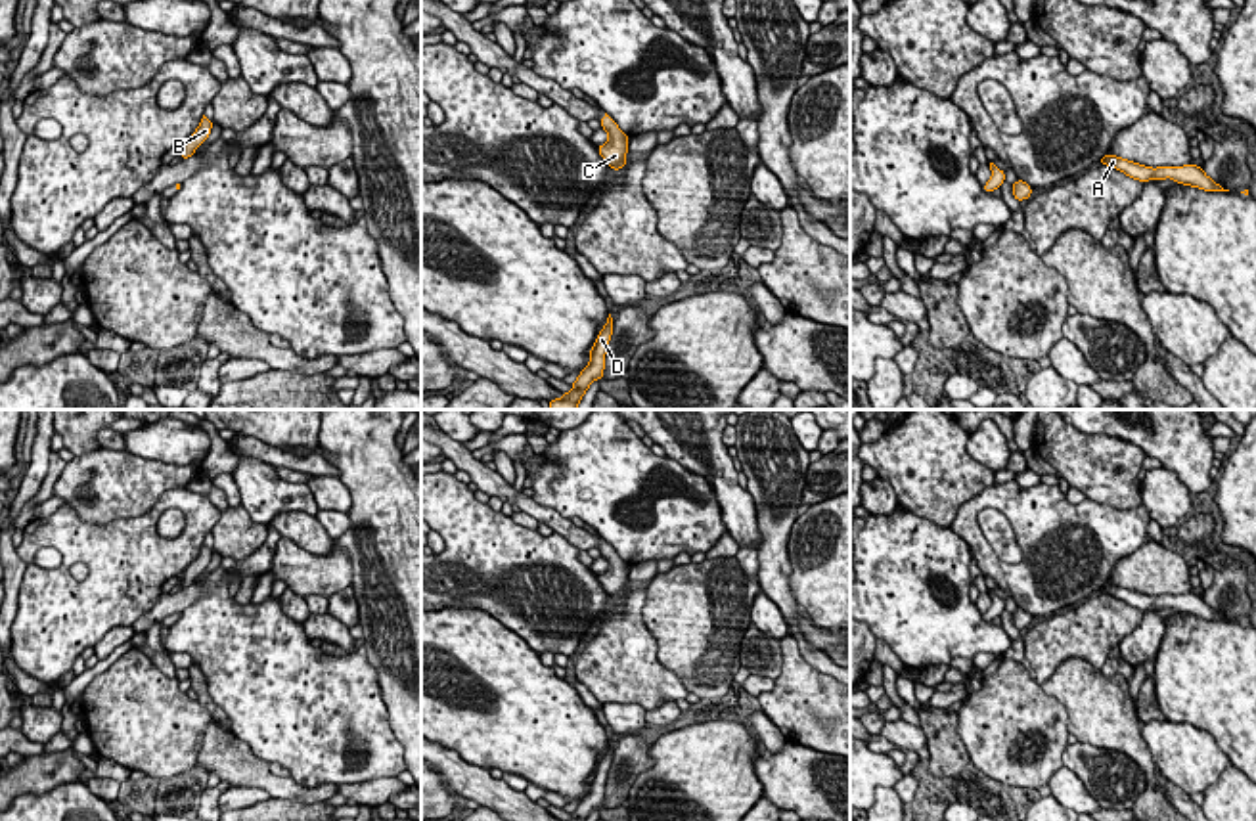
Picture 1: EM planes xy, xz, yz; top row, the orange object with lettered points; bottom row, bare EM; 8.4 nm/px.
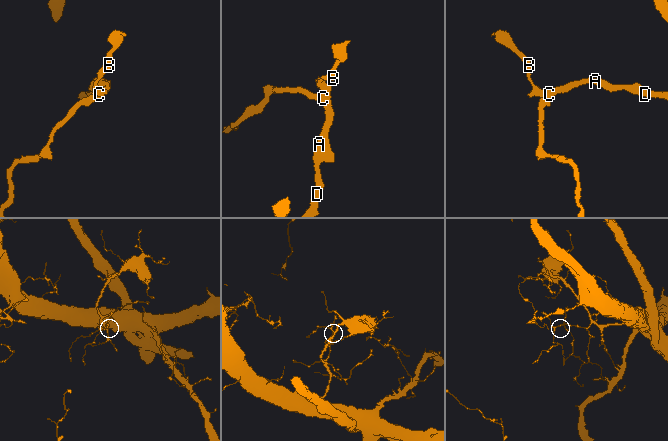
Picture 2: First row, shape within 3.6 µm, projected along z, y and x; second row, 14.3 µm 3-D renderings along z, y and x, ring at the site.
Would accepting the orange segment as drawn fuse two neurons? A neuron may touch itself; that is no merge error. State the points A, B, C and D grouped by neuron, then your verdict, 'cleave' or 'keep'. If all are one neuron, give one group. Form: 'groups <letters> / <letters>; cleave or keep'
groups A B C D; keep

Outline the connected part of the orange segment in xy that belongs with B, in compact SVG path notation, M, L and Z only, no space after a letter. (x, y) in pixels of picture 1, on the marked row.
M203 115L197 130L182 145L182 161L188 159L188 157L191 157L193 151L209 138L211 128L213 128L211 119L207 119Z

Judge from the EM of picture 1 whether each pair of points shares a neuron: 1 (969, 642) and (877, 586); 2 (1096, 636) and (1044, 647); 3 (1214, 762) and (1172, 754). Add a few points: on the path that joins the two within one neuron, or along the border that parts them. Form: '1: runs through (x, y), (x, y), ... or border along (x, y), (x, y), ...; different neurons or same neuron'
1: runs through (946, 624), (935, 621), (900, 586); same neuron
2: runs through (1082, 636), (1057, 638); same neuron
3: runs through (1205, 762), (1195, 762), (1182, 754); same neuron

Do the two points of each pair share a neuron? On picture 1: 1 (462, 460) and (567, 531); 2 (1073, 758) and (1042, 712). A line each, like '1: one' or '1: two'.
1: one
2: two

